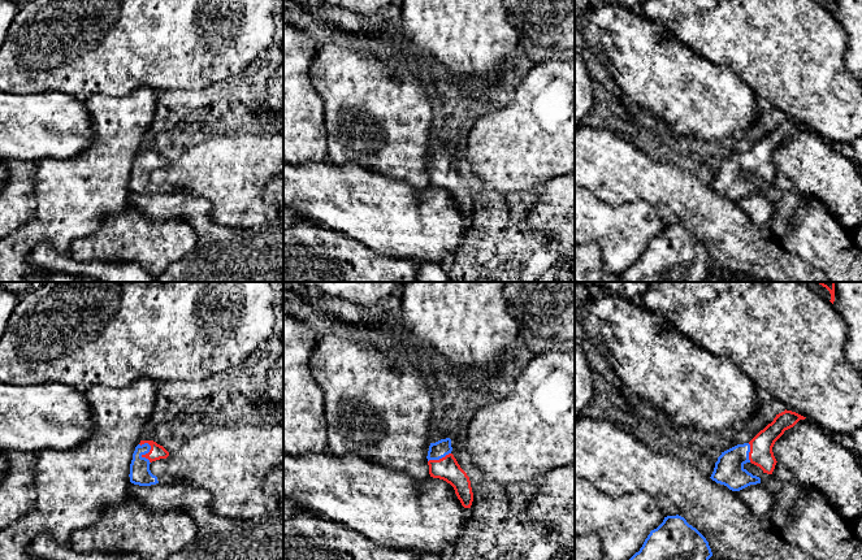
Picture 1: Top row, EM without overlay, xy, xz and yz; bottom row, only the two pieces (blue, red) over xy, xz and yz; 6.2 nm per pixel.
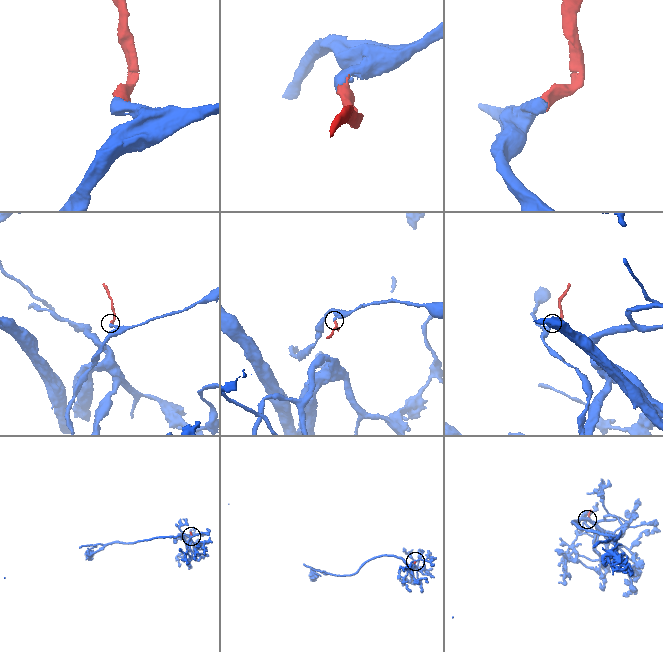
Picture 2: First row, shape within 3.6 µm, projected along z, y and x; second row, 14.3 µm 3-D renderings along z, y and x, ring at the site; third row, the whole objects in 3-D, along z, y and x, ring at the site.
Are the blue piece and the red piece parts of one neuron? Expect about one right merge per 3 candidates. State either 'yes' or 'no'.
yes

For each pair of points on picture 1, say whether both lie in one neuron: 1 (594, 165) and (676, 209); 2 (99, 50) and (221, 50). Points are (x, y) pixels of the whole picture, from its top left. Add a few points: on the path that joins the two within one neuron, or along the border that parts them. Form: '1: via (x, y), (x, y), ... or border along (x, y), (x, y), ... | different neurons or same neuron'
1: via (615, 170), (645, 178), (655, 189) | same neuron
2: via (129, 50), (191, 50) | same neuron

